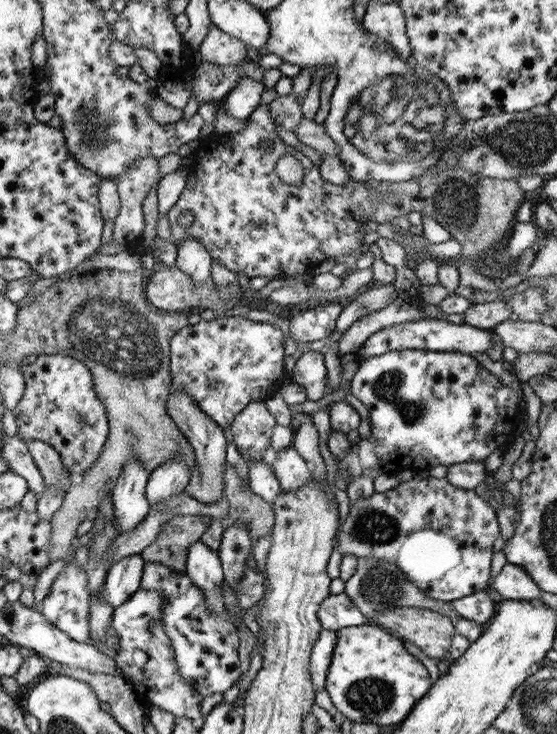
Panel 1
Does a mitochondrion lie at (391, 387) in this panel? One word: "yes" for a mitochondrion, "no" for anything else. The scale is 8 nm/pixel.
yes

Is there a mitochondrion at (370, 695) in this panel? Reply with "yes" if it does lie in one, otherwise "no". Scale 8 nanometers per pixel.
yes

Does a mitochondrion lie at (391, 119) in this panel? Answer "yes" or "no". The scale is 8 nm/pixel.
yes

